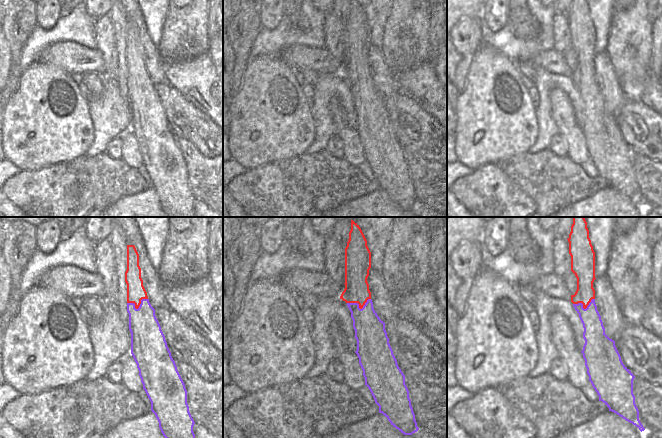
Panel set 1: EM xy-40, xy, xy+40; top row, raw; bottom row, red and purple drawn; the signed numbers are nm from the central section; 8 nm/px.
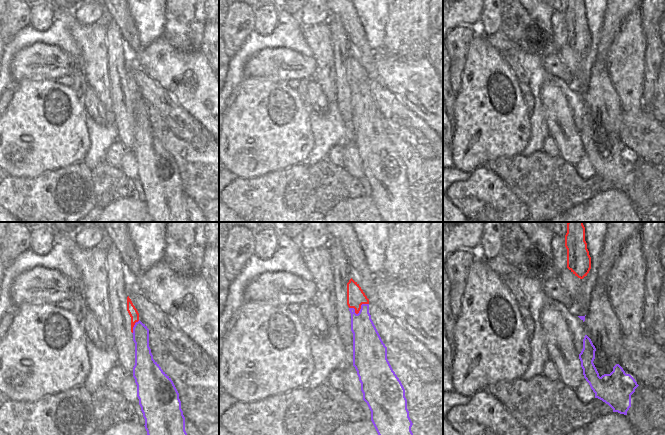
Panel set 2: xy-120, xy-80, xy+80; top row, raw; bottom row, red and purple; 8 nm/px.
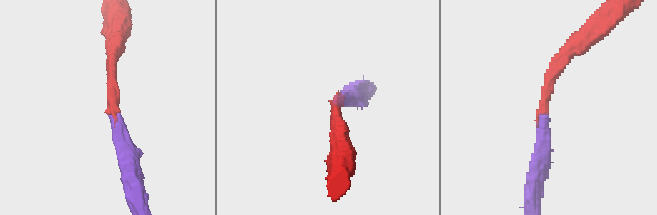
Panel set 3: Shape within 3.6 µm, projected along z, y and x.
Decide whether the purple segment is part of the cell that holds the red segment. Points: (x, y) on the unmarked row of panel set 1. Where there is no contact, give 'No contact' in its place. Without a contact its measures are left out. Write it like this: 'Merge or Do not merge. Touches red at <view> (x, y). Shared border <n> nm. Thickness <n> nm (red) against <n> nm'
Merge. Touches red at xy (359, 82). Shared border 200 nm. Thickness 190 nm (red) against 240 nm

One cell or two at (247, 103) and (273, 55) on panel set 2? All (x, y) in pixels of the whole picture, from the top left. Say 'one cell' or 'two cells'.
two cells

